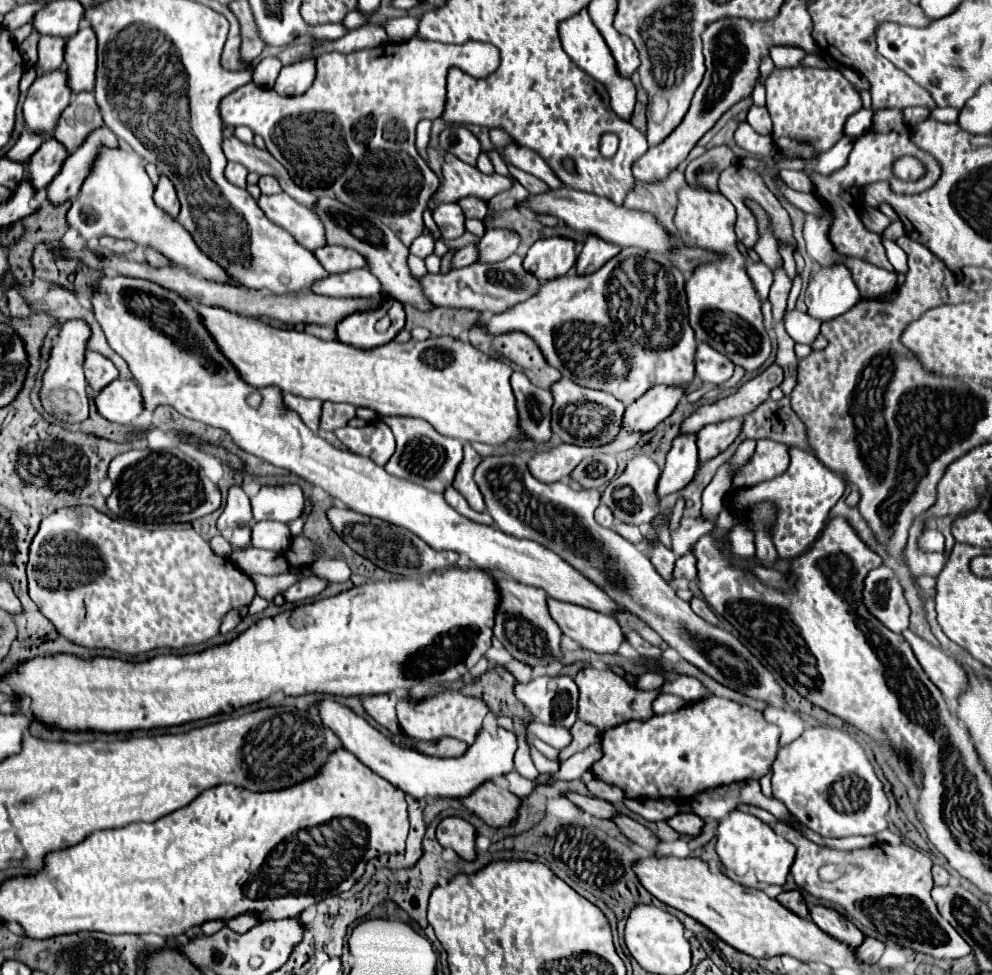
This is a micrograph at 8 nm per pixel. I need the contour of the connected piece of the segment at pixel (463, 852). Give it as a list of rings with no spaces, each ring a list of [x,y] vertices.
[[[448,817],[438,825],[436,837],[444,849],[454,849],[462,859],[476,859],[476,829],[468,821],[460,817]]]

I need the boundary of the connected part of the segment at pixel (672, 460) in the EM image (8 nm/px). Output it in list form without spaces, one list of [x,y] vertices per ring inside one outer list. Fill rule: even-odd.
[[[680,433],[672,449],[666,457],[664,473],[658,481],[660,497],[670,495],[686,487],[698,469],[698,447],[696,447],[696,433]]]

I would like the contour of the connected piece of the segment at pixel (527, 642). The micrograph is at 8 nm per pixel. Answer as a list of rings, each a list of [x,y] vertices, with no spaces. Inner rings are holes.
[[[500,579],[502,605],[496,615],[494,637],[506,647],[506,651],[520,663],[530,667],[544,667],[560,659],[560,639],[562,631],[548,613],[548,595],[542,589],[532,589],[528,585]]]

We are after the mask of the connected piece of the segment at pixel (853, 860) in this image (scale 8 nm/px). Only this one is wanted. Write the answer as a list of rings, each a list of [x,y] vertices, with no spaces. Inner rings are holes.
[[[784,823],[774,825],[774,831],[798,849],[792,865],[792,877],[798,889],[842,907],[842,913],[864,931],[880,933],[902,947],[938,959],[956,959],[972,953],[962,935],[938,913],[936,903],[930,897],[934,883],[930,875],[932,861],[926,853],[908,845],[894,847],[888,843],[876,843],[856,851],[838,851],[812,843],[800,831]],[[818,873],[842,875],[836,881],[822,881]]]

